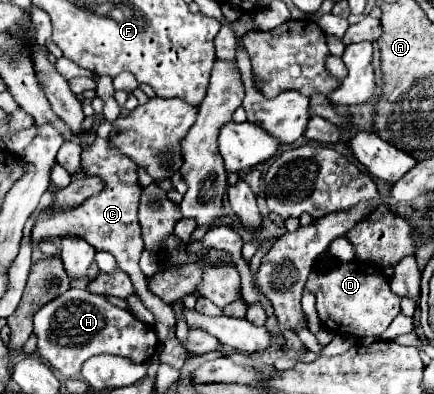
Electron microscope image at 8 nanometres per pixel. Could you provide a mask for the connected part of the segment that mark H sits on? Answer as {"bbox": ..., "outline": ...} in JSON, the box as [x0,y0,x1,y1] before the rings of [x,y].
{"bbox":[34,288,158,378],"outline":[[[70,288],[46,304],[46,308],[40,308],[34,314],[34,334],[38,336],[38,354],[62,378],[78,378],[82,364],[96,354],[116,354],[134,362],[148,362],[158,348],[152,326],[114,306],[106,296],[96,296],[82,288]]]}

